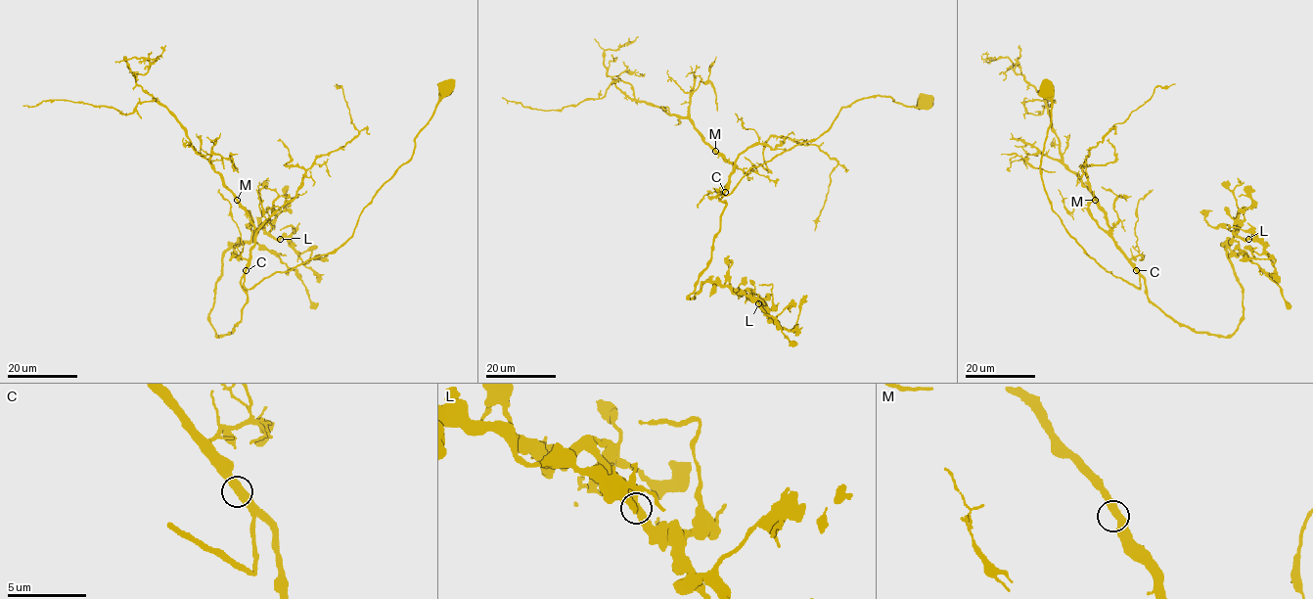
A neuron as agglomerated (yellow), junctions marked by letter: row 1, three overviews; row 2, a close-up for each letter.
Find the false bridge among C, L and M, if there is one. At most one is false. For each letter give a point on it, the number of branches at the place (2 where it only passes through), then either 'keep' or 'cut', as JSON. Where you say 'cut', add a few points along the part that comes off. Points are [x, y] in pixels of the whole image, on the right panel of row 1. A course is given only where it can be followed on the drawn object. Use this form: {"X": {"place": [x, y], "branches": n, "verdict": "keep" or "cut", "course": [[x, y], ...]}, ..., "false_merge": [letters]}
{"C": {"place": [1136, 270], "branches": 2, "verdict": "keep"}, "L": {"place": [1248, 239], "branches": 2, "verdict": "keep"}, "M": {"place": [1095, 200], "branches": 2, "verdict": "keep"}, "false_merge": []}

